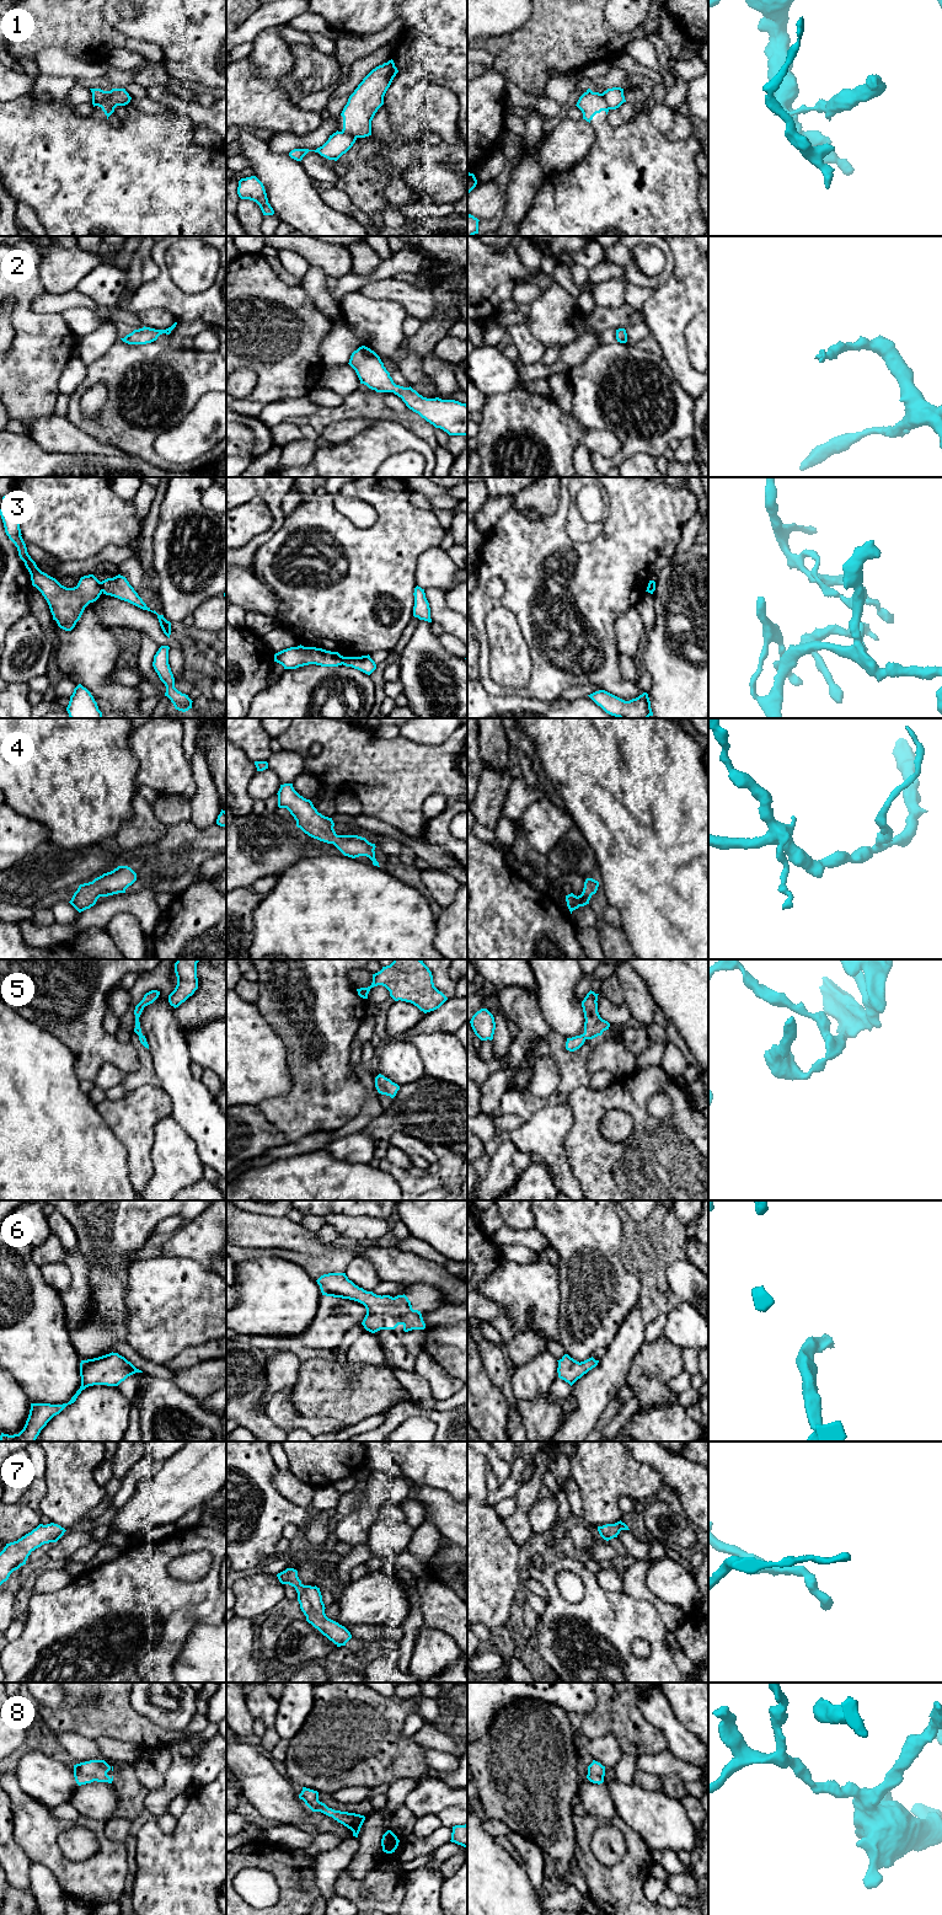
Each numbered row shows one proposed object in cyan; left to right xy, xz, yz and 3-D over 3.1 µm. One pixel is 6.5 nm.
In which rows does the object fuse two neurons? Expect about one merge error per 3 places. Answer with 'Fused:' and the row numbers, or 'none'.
Fused: 1, 3

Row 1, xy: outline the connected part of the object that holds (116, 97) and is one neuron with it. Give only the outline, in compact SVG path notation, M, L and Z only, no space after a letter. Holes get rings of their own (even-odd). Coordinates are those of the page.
M112 89L108 91L107 98L97 106L102 108L108 119L117 106L125 106L130 102L130 100L132 97L125 89Z

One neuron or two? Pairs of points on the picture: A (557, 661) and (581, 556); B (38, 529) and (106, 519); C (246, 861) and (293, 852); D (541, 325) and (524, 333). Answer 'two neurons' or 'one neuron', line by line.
A: one neuron
B: one neuron
C: one neuron
D: two neurons

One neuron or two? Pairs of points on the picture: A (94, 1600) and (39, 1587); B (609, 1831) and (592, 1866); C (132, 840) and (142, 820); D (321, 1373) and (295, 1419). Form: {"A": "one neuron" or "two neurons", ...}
{"A": "two neurons", "B": "two neurons", "C": "one neuron", "D": "two neurons"}

